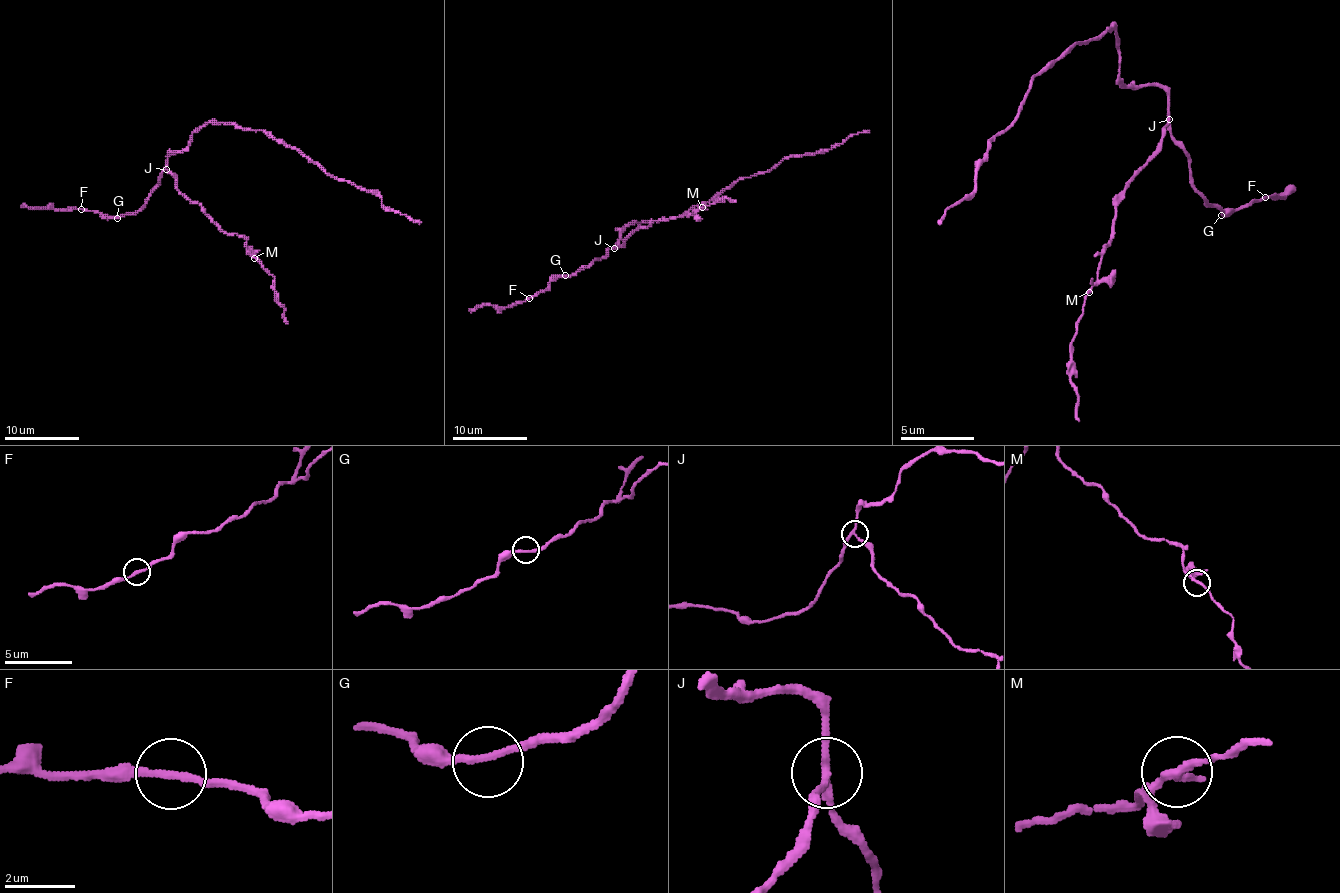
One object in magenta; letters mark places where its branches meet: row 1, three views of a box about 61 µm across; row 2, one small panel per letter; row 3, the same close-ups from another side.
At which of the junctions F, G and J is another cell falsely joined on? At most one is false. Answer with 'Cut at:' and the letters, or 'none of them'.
Cut at: J

